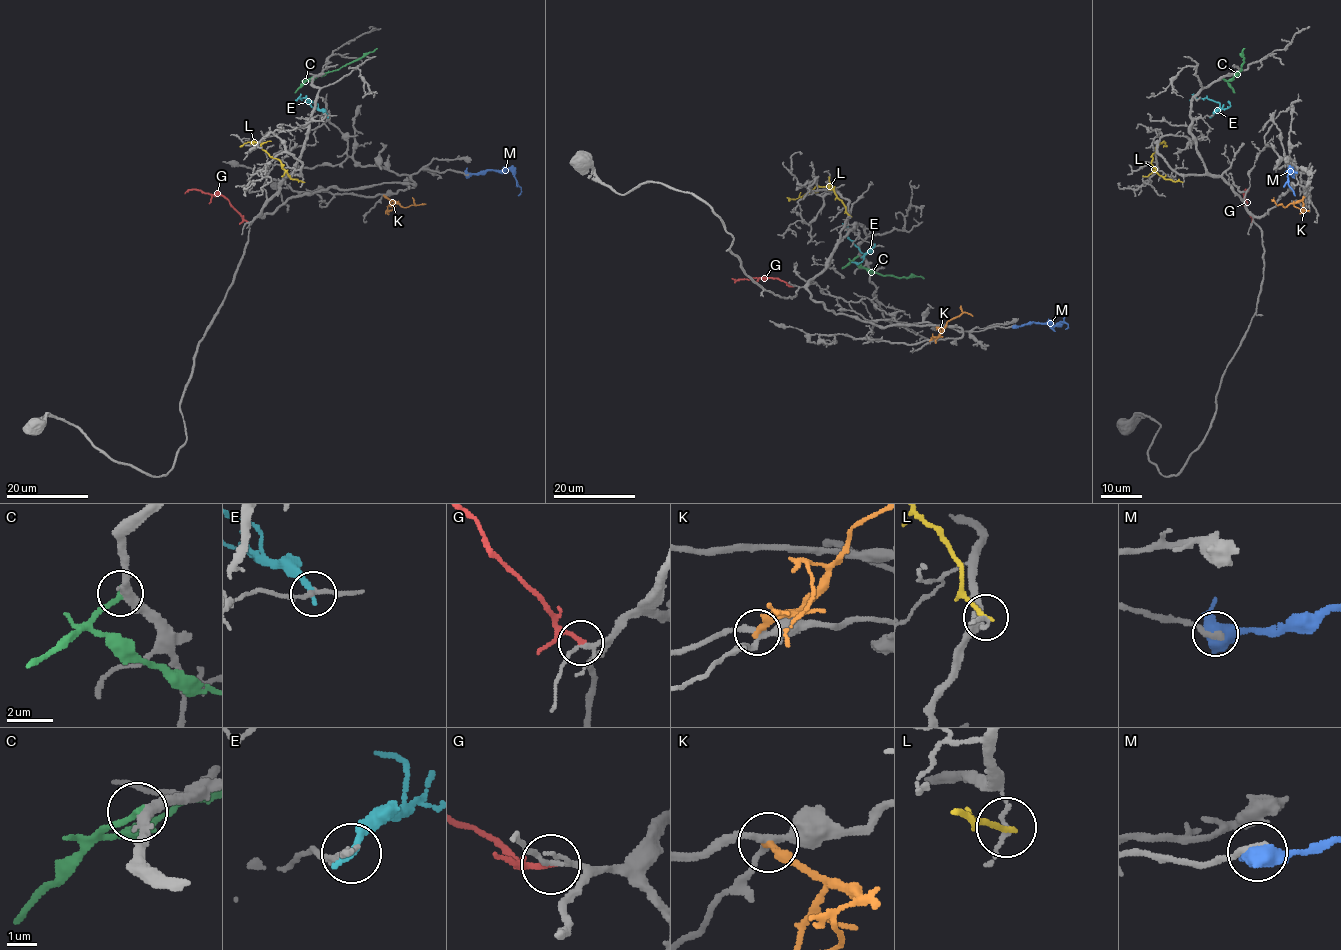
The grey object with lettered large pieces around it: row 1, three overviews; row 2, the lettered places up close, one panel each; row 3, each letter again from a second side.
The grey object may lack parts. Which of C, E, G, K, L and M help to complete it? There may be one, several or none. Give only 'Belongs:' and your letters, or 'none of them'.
Belongs: G

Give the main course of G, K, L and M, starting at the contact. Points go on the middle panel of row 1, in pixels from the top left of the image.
G: (794, 286), (778, 279), (731, 279)
K: (930, 340), (950, 320), (963, 312), (973, 315)
L: (850, 216), (846, 206), (828, 186), (816, 186), (796, 199), (787, 197)
M: (1014, 326), (1035, 323), (1055, 326), (1064, 322), (1068, 325), (1065, 329)

